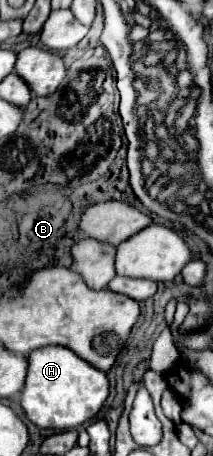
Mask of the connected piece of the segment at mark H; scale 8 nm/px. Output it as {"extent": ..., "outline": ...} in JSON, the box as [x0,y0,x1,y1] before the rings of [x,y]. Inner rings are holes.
{"extent":[20,346,110,430],"outline":[[[44,346],[28,354],[30,370],[20,404],[26,416],[40,428],[70,430],[92,420],[110,396],[108,374],[88,364],[76,352],[64,346]]]}

